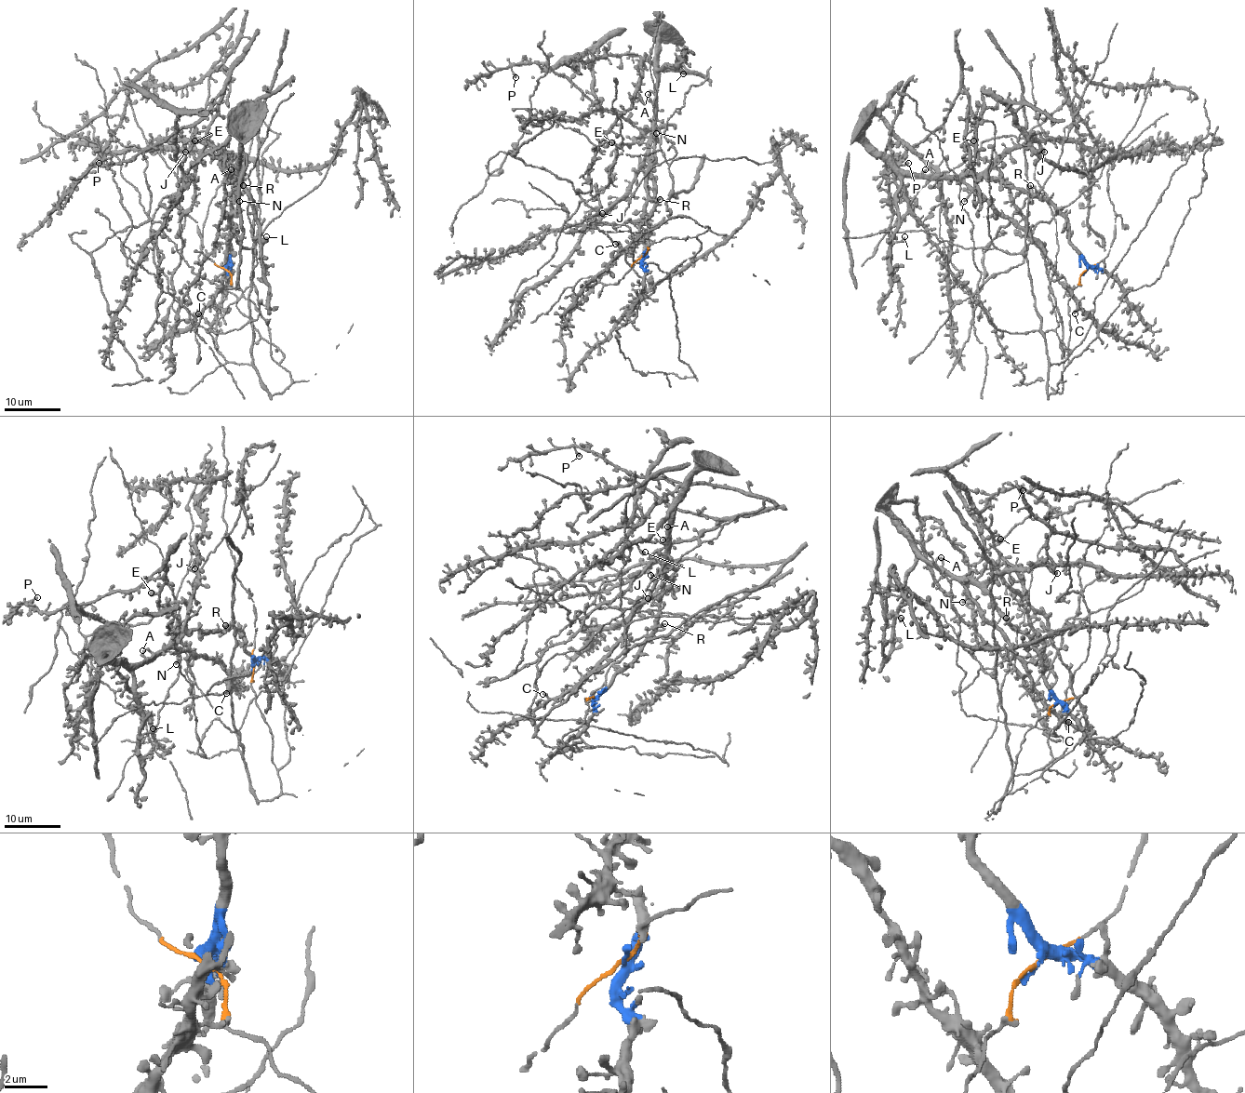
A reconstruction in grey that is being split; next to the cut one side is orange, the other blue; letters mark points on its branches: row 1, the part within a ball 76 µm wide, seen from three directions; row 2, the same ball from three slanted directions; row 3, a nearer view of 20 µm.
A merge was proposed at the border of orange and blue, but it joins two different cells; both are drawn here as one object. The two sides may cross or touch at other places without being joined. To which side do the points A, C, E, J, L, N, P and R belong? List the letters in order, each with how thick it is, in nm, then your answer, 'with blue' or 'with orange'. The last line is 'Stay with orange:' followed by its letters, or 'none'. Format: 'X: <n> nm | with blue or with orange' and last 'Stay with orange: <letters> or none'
A: 240 nm | with blue
C: 360 nm | with blue
E: 550 nm | with orange
J: 440 nm | with blue
L: 440 nm | with blue
N: 260 nm | with blue
P: 300 nm | with orange
R: 140 nm | with blue
Stay with orange: E, P

